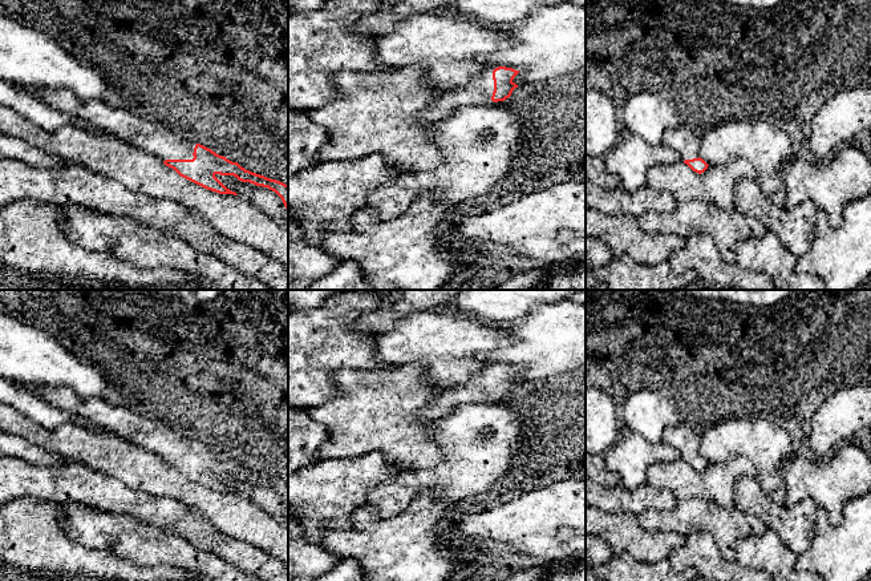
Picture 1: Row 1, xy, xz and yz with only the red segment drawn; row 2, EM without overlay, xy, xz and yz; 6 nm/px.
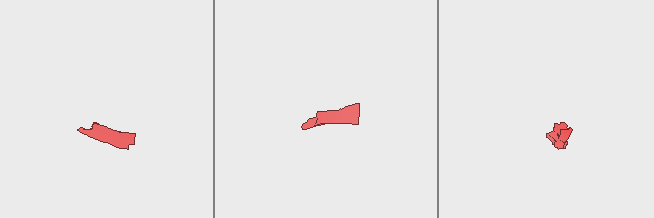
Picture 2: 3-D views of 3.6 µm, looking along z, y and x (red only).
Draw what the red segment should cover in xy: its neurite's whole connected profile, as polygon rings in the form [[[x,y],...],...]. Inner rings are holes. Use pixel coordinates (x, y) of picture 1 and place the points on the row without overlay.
[[[23,386],[31,394],[42,399],[53,407],[68,411],[69,413],[80,416],[86,425],[94,425],[100,431],[108,431],[112,435],[116,435],[137,447],[142,447],[149,452],[161,457],[166,464],[174,467],[181,475],[219,492],[234,492],[235,489],[227,487],[215,473],[234,473],[242,480],[250,480],[256,484],[268,485],[275,489],[283,499],[288,509],[288,483],[267,476],[264,473],[252,471],[242,465],[238,460],[232,460],[223,453],[216,452],[211,447],[193,440],[193,439],[174,439],[170,440],[170,435],[175,431],[170,429],[167,425],[146,419],[139,413],[130,411],[125,407],[118,407],[109,404],[108,402],[93,398],[93,399],[80,399],[72,388],[48,388],[48,387],[29,387]]]

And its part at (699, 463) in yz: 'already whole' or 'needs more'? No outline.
needs more

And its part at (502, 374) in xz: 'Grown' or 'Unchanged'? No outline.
Grown

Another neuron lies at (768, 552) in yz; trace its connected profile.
[[[770,528],[761,536],[749,536],[737,545],[736,561],[746,568],[767,572],[774,581],[823,581],[821,576],[798,570],[798,554]]]

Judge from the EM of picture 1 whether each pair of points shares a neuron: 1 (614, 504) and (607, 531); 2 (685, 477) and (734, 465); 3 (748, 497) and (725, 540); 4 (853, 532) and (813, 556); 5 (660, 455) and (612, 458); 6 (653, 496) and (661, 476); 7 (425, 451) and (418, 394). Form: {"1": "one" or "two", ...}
{"1": "two", "2": "one", "3": "two", "4": "one", "5": "one", "6": "two", "7": "one"}

